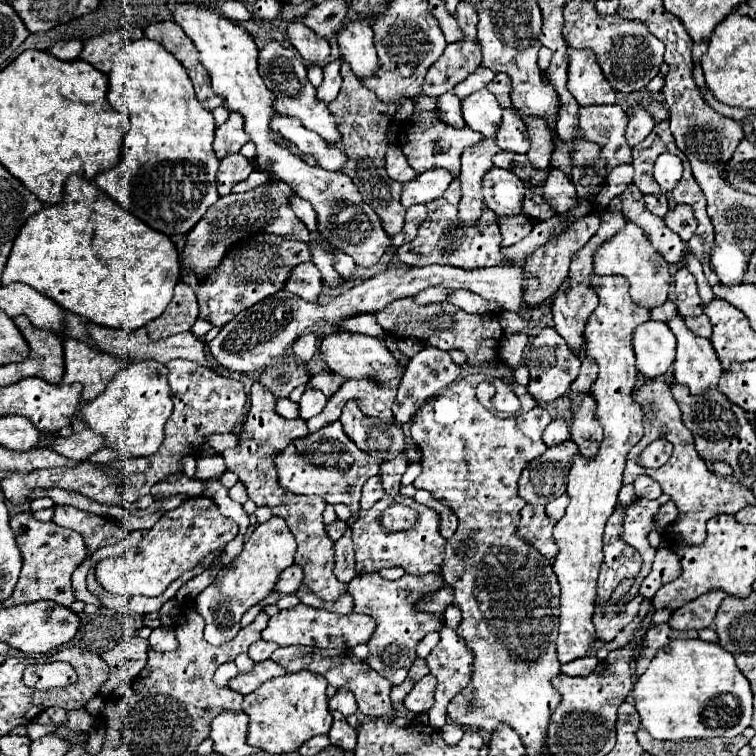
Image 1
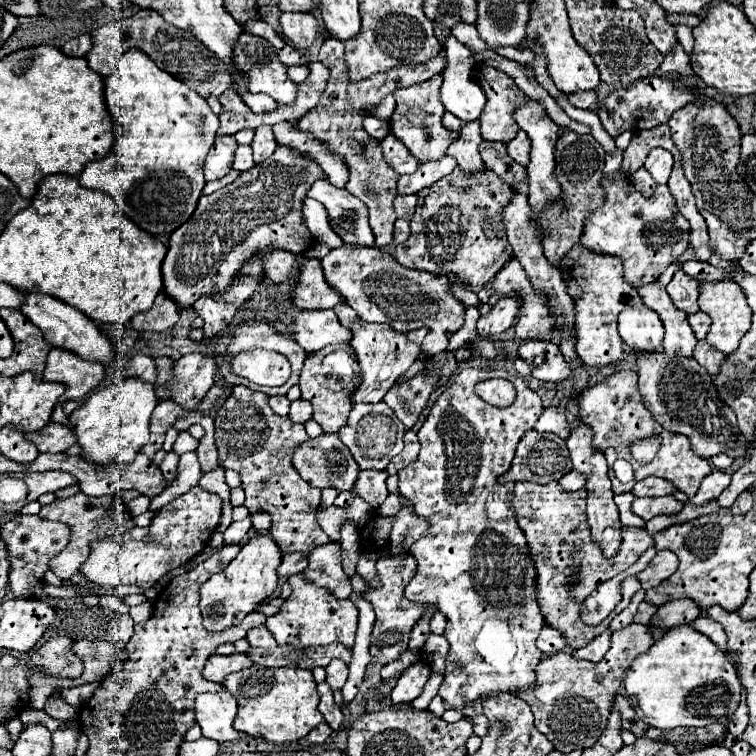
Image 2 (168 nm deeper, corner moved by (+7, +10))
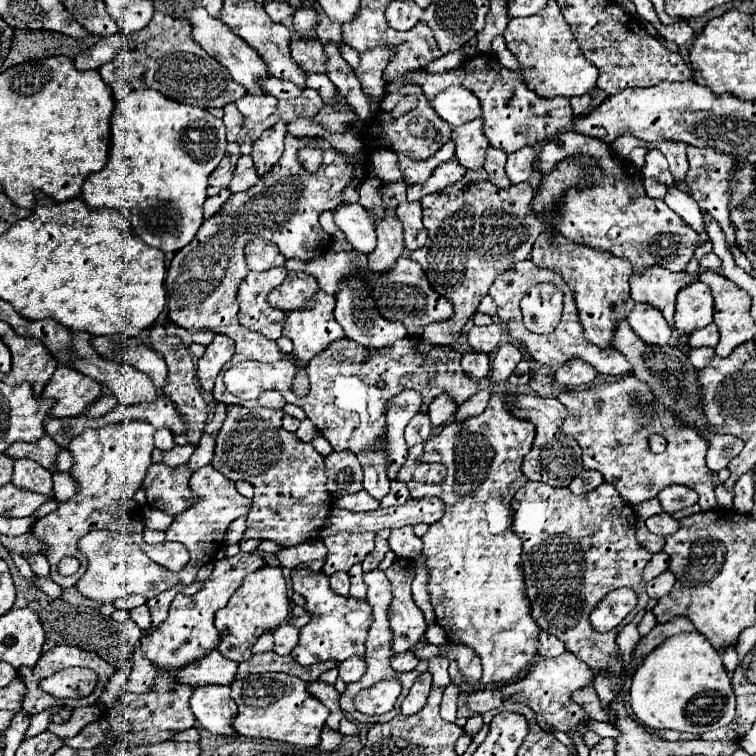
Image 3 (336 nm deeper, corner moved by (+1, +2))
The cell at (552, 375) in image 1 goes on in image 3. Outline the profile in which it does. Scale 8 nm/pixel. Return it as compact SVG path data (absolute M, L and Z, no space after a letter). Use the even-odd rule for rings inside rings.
M571 358L555 372L555 382L561 386L573 388L573 386L581 386L581 384L591 384L595 376L597 376L597 370L593 370L591 364L579 360L579 358Z

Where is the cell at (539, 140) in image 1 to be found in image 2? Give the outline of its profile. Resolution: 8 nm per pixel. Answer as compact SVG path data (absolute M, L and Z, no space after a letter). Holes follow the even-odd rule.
M519 130L519 134L507 144L507 152L511 154L511 158L523 166L527 166L529 160L529 152L531 152L531 140L527 138L527 134L523 130Z

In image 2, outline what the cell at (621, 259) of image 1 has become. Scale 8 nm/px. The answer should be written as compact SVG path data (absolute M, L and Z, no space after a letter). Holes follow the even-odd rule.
M623 174L603 178L601 182L605 188L605 206L585 222L581 244L591 252L619 256L625 268L625 282L629 282L633 288L651 284L681 256L681 252L685 252L689 244L689 224L677 210L675 198L667 186L657 186L655 194L645 198Z

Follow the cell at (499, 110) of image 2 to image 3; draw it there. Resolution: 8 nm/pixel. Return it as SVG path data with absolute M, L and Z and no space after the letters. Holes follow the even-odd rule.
M477 54L467 58L459 68L453 68L445 74L429 74L427 70L413 70L403 76L409 84L417 84L423 88L423 94L431 100L435 92L449 88L451 84L461 84L471 90L481 102L481 118L483 130L493 148L501 148L507 154L517 152L523 146L533 146L537 142L551 140L555 134L573 126L573 112L569 108L569 100L565 96L557 96L551 100L541 100L535 92L529 92L519 76L507 70L495 54Z

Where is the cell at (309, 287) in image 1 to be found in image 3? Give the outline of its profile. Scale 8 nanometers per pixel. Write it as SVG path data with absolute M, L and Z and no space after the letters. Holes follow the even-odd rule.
M253 238L245 244L245 262L247 262L249 270L263 272L263 270L269 270L275 266L283 266L285 256L281 256L281 252L277 250L277 246L273 242Z

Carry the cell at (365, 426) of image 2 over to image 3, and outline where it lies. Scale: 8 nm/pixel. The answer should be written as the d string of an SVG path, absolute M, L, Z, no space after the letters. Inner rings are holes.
M385 448L377 450L377 452L365 452L359 454L363 472L365 472L365 480L363 480L363 488L365 492L369 492L375 500L383 500L389 492L389 478L385 476Z

